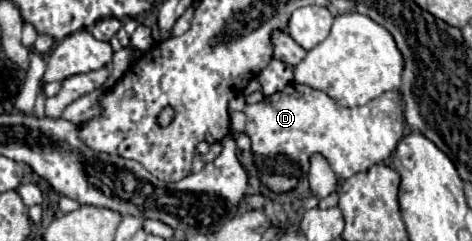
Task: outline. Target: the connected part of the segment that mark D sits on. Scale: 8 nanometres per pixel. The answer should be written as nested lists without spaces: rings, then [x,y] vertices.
[[[290,83],[284,91],[272,97],[264,97],[260,103],[246,105],[246,127],[244,135],[250,137],[252,155],[276,157],[286,155],[296,161],[306,173],[310,157],[314,153],[328,159],[338,179],[348,179],[354,173],[366,171],[376,163],[386,161],[404,137],[404,111],[402,95],[388,91],[362,107],[342,107],[324,91],[316,91],[308,85]]]

